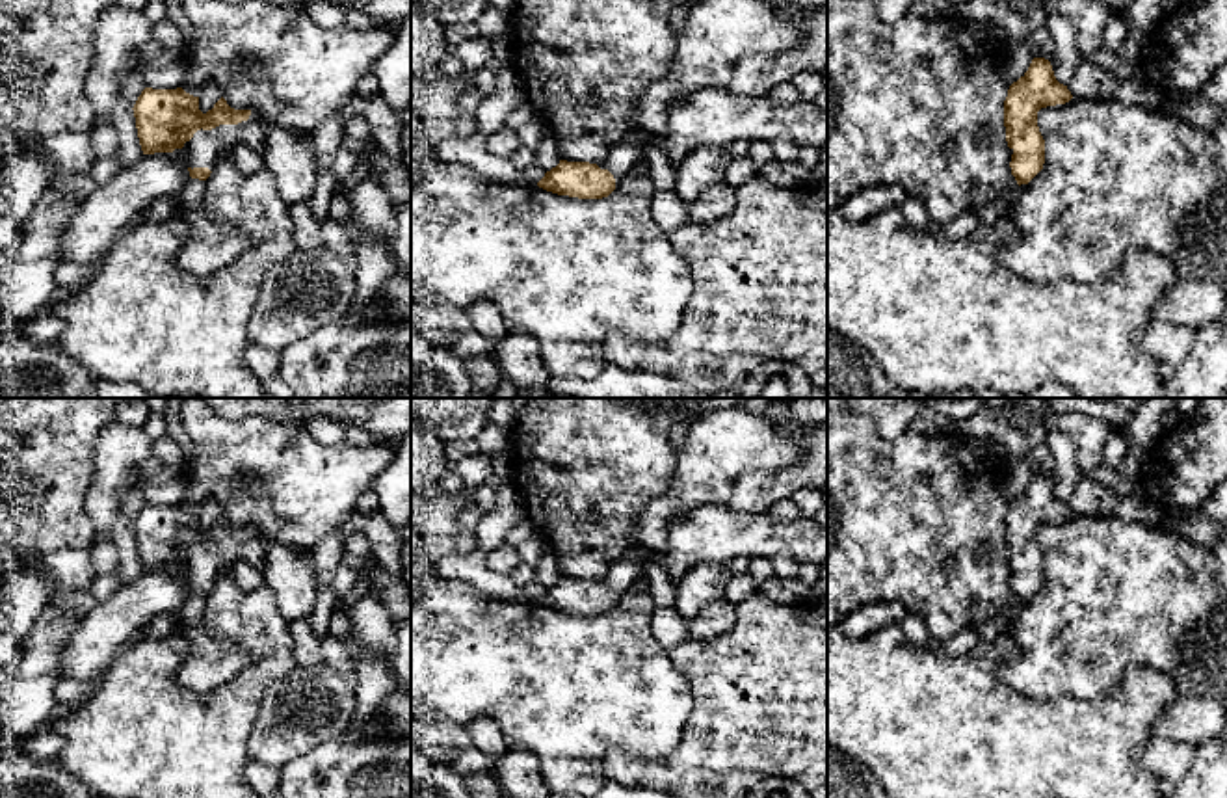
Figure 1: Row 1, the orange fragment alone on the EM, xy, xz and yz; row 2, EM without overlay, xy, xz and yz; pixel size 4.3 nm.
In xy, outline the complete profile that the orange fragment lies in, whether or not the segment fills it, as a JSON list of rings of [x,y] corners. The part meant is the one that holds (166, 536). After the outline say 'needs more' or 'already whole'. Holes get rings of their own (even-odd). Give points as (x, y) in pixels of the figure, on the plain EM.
[[[145,504],[134,521],[143,571],[184,569],[190,593],[206,597],[216,579],[244,560],[264,573],[264,538],[251,526],[234,526],[221,513],[212,526],[199,526],[199,513],[177,506]]]; needs more

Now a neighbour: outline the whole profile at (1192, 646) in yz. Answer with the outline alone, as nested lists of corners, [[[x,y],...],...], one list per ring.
[[[1207,629],[1188,632],[1181,642],[1181,655],[1184,657],[1184,662],[1201,658],[1210,640],[1212,638]]]

